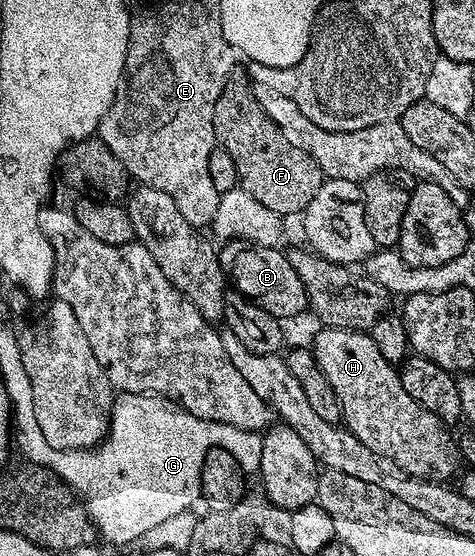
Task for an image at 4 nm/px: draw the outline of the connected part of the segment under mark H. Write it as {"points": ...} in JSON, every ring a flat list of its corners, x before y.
{"points":[[322,326,314,335,312,351,340,402,341,423,360,442,424,480,446,482,454,471,459,471,456,436,440,417,408,394,399,369,380,354,380,346,365,331]]}

